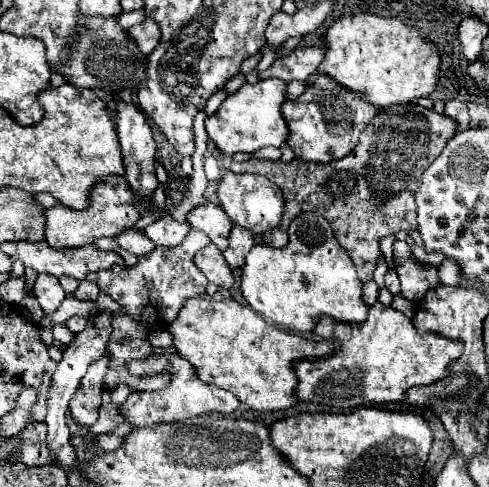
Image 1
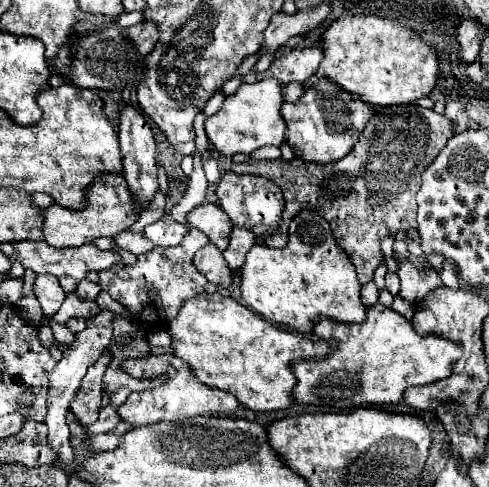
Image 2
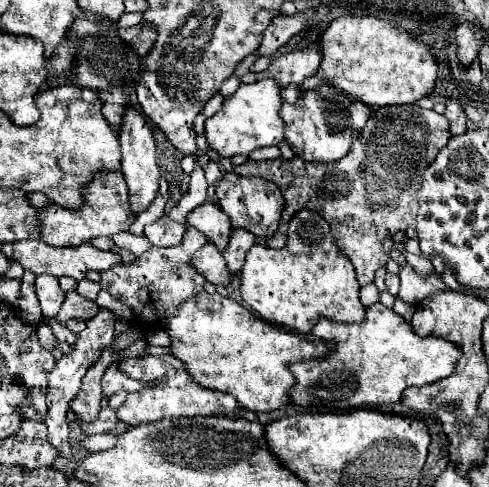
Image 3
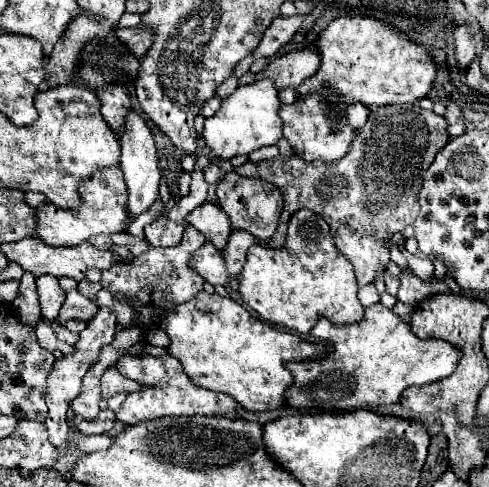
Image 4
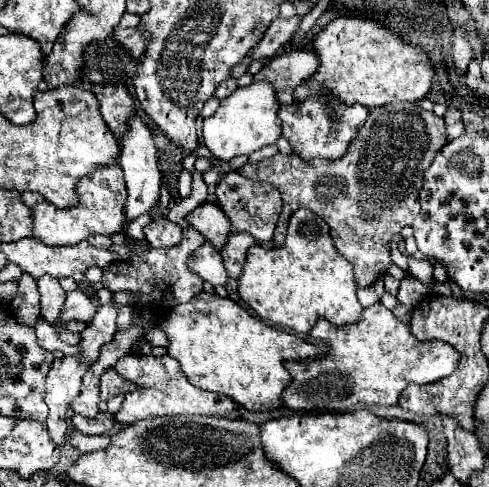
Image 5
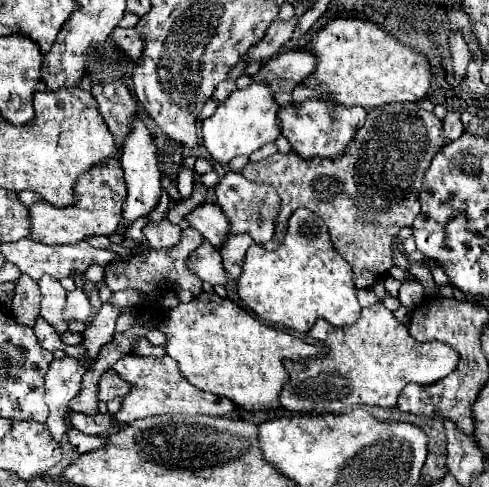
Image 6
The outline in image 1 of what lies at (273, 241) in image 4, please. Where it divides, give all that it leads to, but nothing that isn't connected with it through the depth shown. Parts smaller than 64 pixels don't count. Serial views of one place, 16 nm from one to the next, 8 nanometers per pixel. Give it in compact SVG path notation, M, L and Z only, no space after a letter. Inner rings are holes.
M406 104L380 110L372 124L368 124L368 128L360 134L358 146L348 156L330 164L308 164L298 158L290 164L282 160L270 162L250 158L242 164L242 172L264 174L282 190L286 200L280 224L272 228L268 236L262 236L264 244L272 248L284 246L288 224L300 216L300 212L320 212L330 222L340 246L356 264L358 278L366 282L372 276L380 256L380 238L398 234L400 230L416 230L414 186L456 132L458 122L454 118L416 104Z

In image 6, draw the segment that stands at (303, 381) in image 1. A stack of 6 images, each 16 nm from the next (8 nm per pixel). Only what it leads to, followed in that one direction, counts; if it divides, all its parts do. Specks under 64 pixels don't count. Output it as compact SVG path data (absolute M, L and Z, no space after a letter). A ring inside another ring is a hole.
M376 302L374 306L368 306L362 310L362 316L356 324L336 328L328 324L328 320L318 320L308 336L324 342L328 346L328 352L318 358L302 360L302 362L290 362L286 360L286 370L290 374L290 382L284 386L284 392L280 394L280 406L290 412L306 412L306 414L334 414L340 412L342 406L394 406L400 392L406 388L406 384L432 384L436 380L442 380L444 376L452 374L458 366L458 352L450 348L444 342L418 342L412 340L408 326L404 326L388 308L384 308L382 302Z

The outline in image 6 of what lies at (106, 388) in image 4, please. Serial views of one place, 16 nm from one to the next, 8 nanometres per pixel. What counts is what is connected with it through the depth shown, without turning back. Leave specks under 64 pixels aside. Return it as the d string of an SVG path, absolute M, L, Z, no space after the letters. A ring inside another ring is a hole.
M108 370L102 378L100 378L100 400L108 402L116 396L124 396L132 390L132 384L124 382L120 376L116 376L114 370Z

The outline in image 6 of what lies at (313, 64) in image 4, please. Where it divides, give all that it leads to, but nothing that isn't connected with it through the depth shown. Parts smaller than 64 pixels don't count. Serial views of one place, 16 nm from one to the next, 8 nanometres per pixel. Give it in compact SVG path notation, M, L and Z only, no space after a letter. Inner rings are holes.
M292 50L274 56L268 60L258 74L254 74L254 82L268 80L272 84L274 92L290 92L298 84L302 84L304 78L314 74L318 66L318 60L312 52L308 50Z

